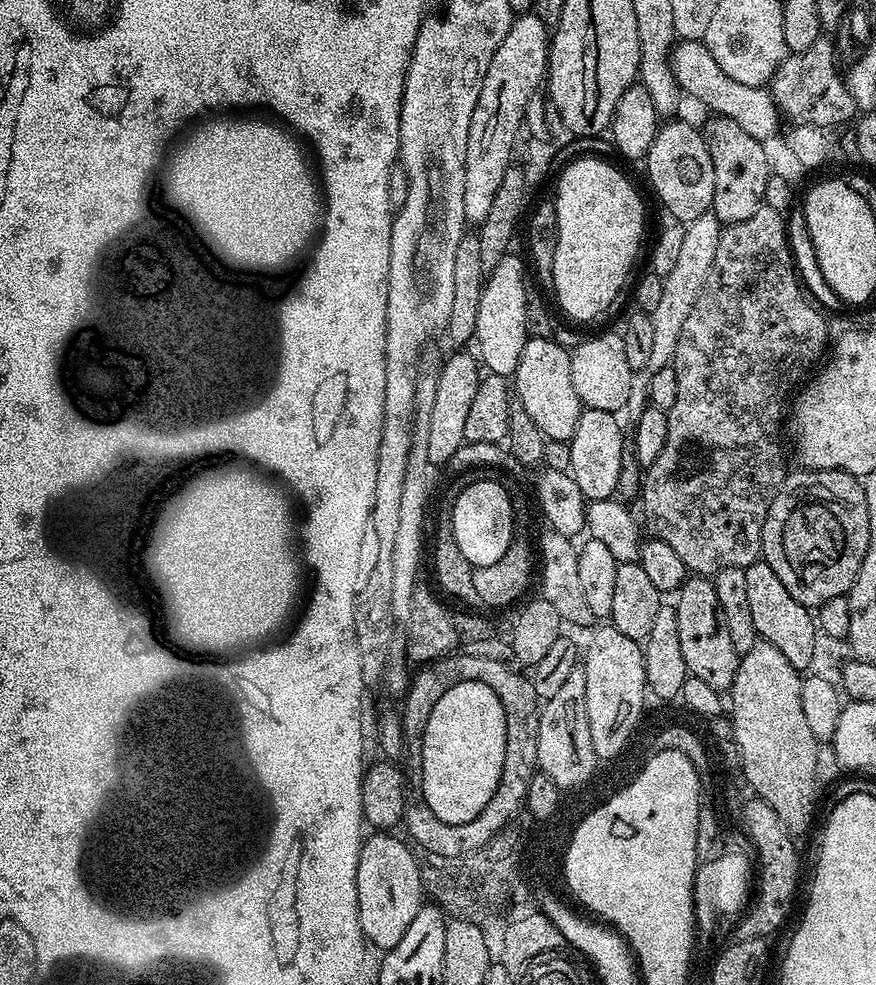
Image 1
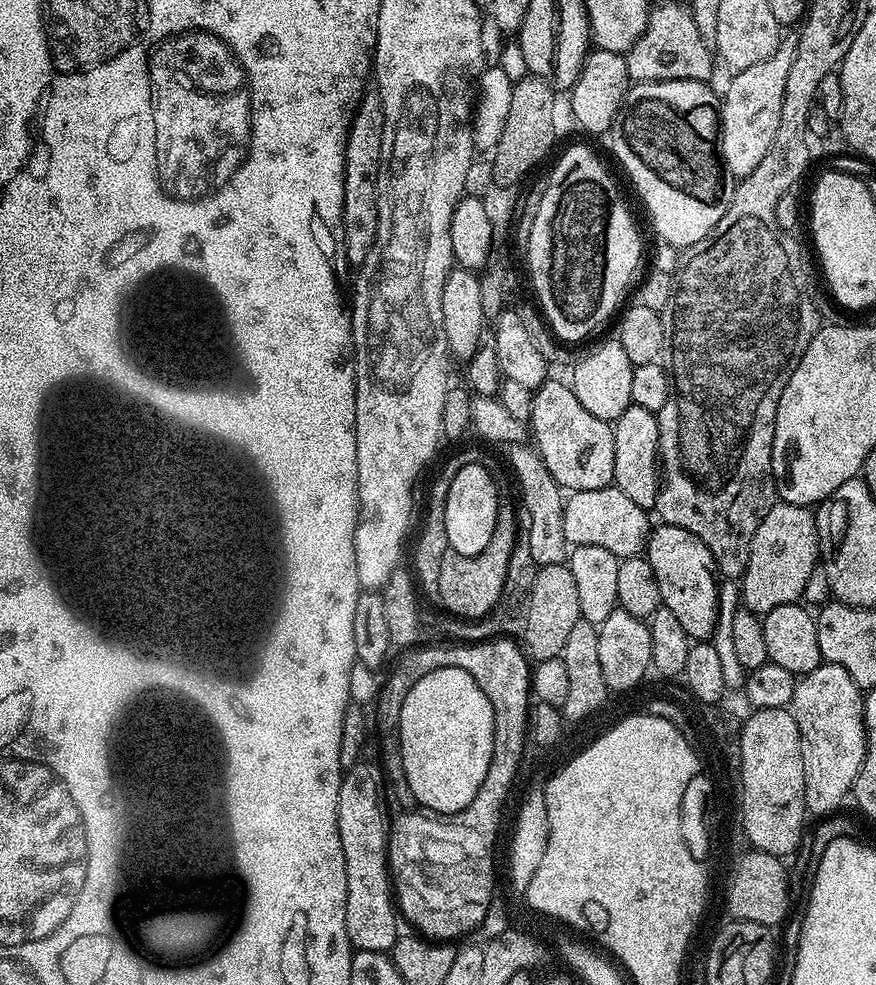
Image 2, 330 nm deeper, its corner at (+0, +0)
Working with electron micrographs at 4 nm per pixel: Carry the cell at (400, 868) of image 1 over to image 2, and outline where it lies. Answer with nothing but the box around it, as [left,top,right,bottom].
[338,762,398,953]

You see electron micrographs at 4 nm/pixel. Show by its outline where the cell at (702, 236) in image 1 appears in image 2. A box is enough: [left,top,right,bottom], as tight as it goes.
[720,42,795,178]

